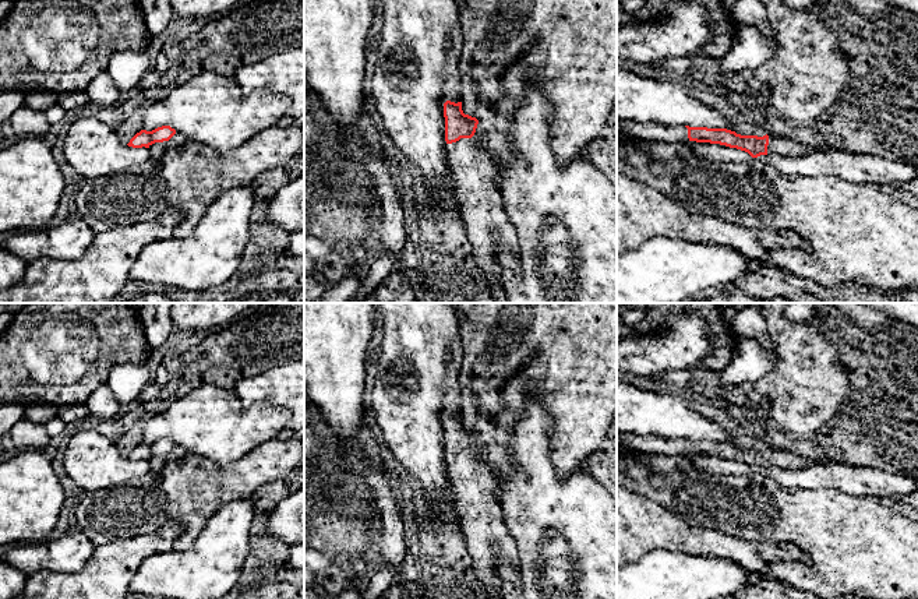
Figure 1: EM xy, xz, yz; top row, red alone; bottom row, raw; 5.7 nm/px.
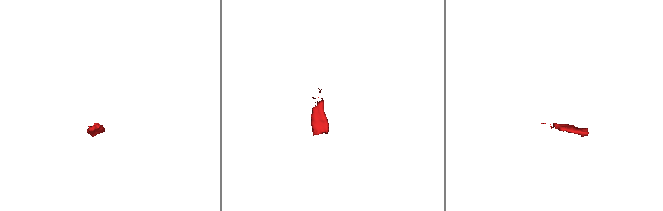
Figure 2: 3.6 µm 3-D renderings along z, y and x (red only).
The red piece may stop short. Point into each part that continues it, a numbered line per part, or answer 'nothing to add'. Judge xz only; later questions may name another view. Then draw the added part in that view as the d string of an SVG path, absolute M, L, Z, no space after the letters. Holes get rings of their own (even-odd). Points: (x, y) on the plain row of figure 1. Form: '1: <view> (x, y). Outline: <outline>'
1: xz (482, 520). Outline: M472 451L448 457L448 479L456 496L456 515L479 581L488 599L502 599L497 547L515 572L515 585L520 581L516 543L506 531L504 514L498 505L497 479L483 469Z

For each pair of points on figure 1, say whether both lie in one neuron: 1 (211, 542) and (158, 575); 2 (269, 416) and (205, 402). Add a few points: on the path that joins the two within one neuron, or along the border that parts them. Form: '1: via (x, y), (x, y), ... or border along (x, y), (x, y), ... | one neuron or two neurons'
1: via (198, 555), (177, 575), (170, 575) | one neuron
2: via (254, 418), (221, 418) | one neuron

